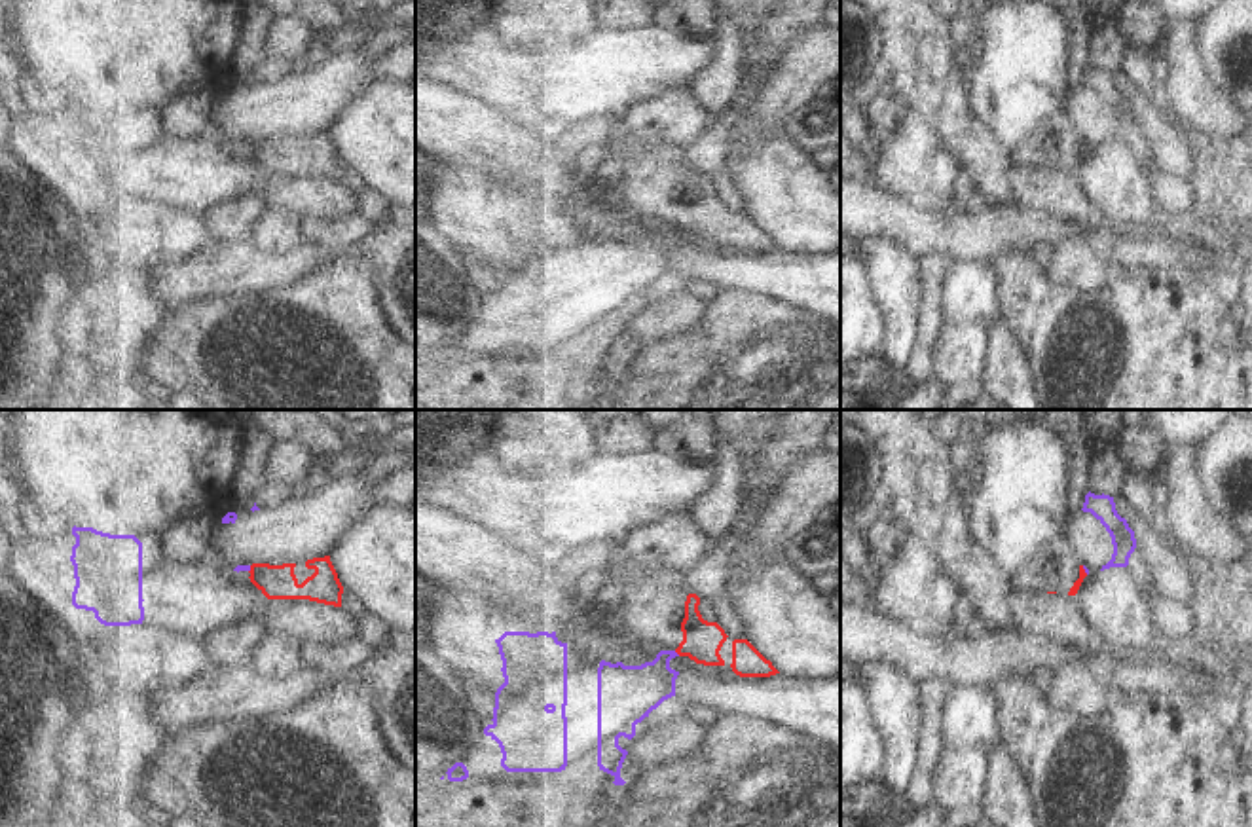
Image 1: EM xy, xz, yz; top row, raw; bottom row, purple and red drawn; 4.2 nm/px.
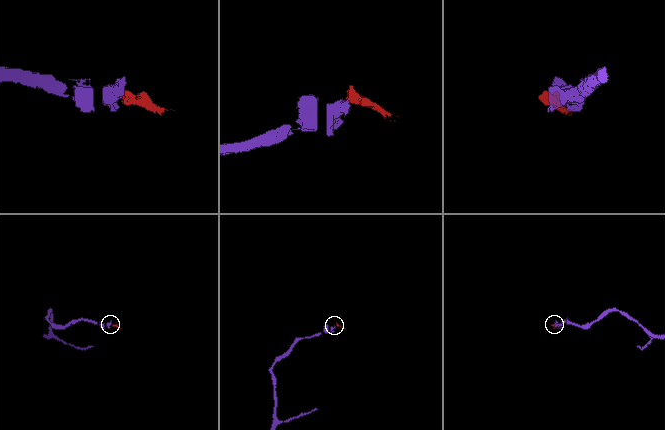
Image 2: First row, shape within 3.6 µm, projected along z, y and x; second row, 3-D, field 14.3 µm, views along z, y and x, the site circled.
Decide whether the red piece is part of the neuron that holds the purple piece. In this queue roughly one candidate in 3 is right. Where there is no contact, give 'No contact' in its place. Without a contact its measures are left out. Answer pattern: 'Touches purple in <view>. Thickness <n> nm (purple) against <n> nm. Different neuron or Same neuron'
Touches purple in xz. Thickness 220 nm (purple) against 170 nm. Different neuron.

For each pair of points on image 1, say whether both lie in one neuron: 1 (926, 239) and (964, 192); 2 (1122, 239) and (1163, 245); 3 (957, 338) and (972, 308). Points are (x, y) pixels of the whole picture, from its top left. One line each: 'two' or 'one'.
1: two
2: one
3: two

